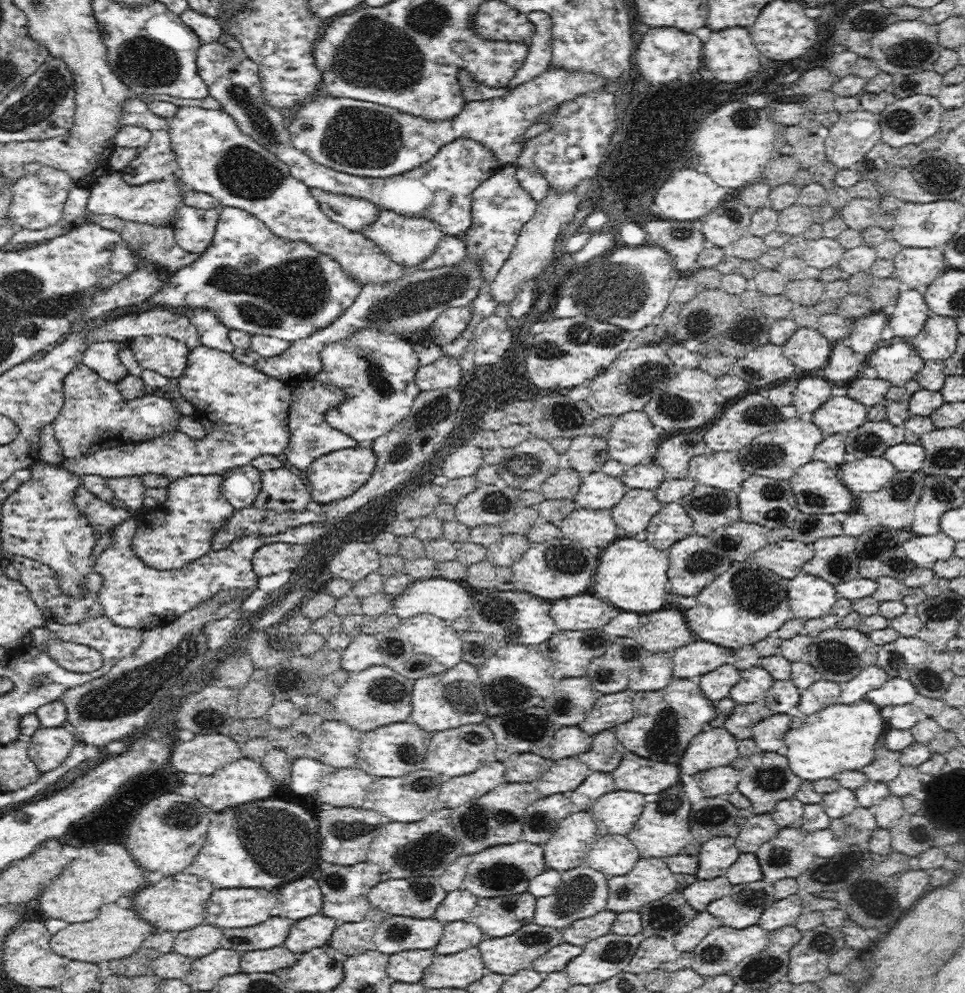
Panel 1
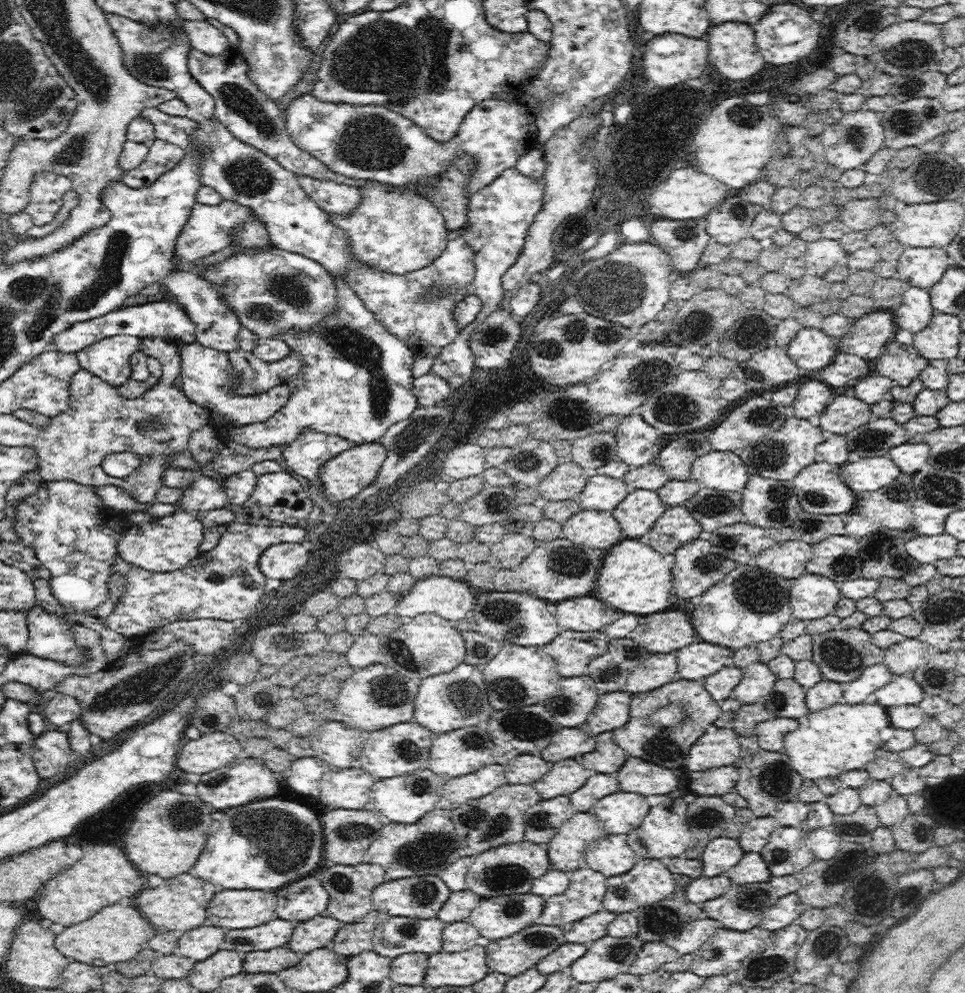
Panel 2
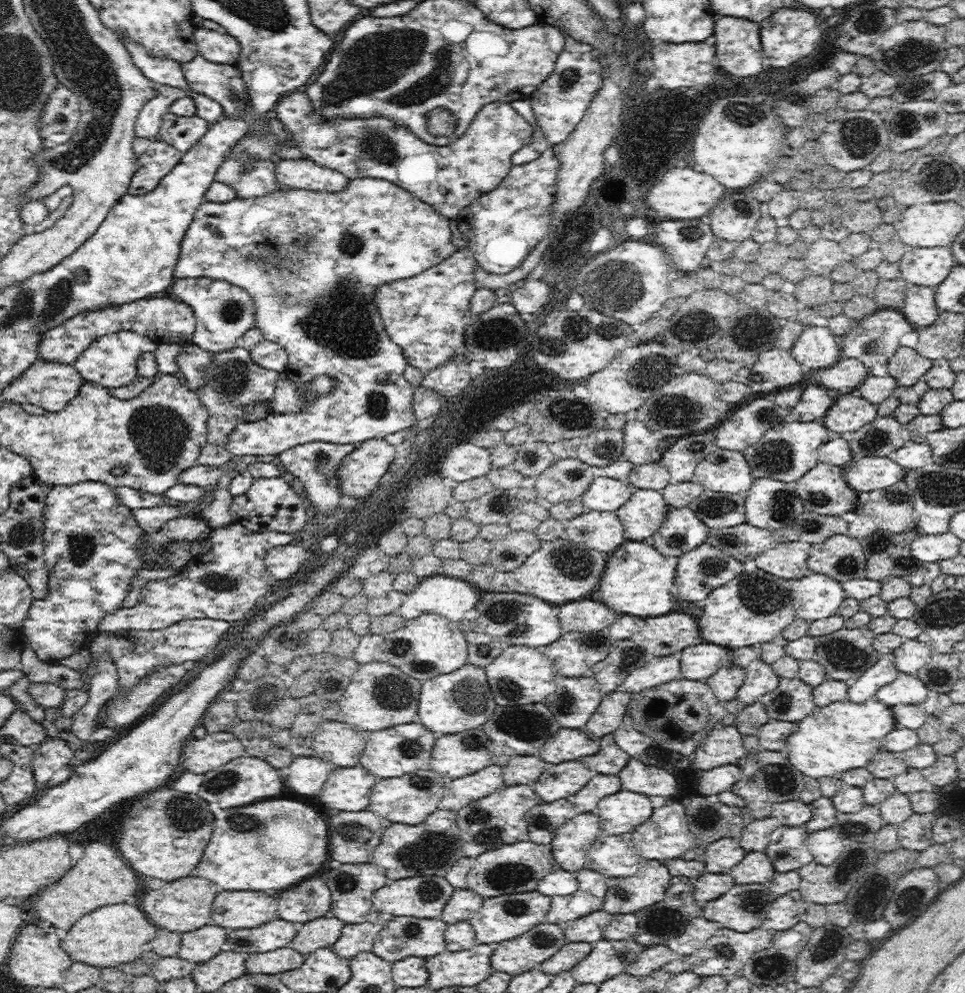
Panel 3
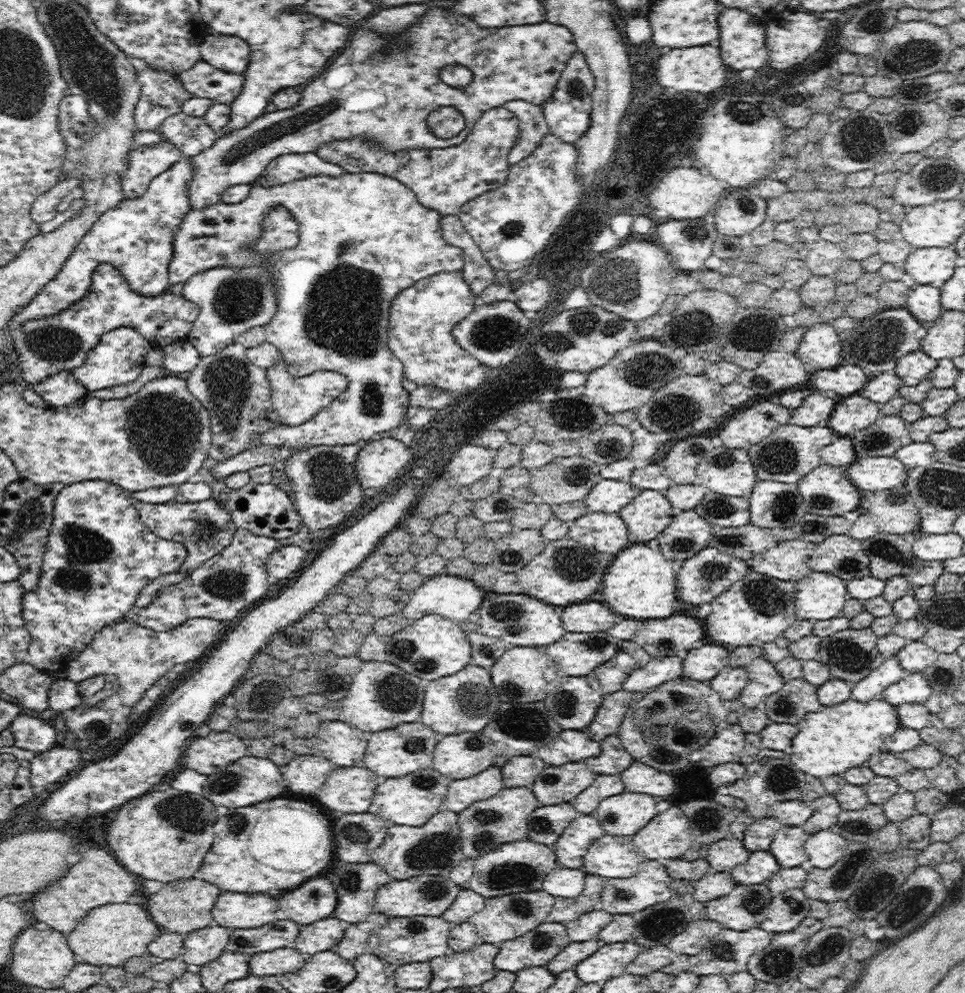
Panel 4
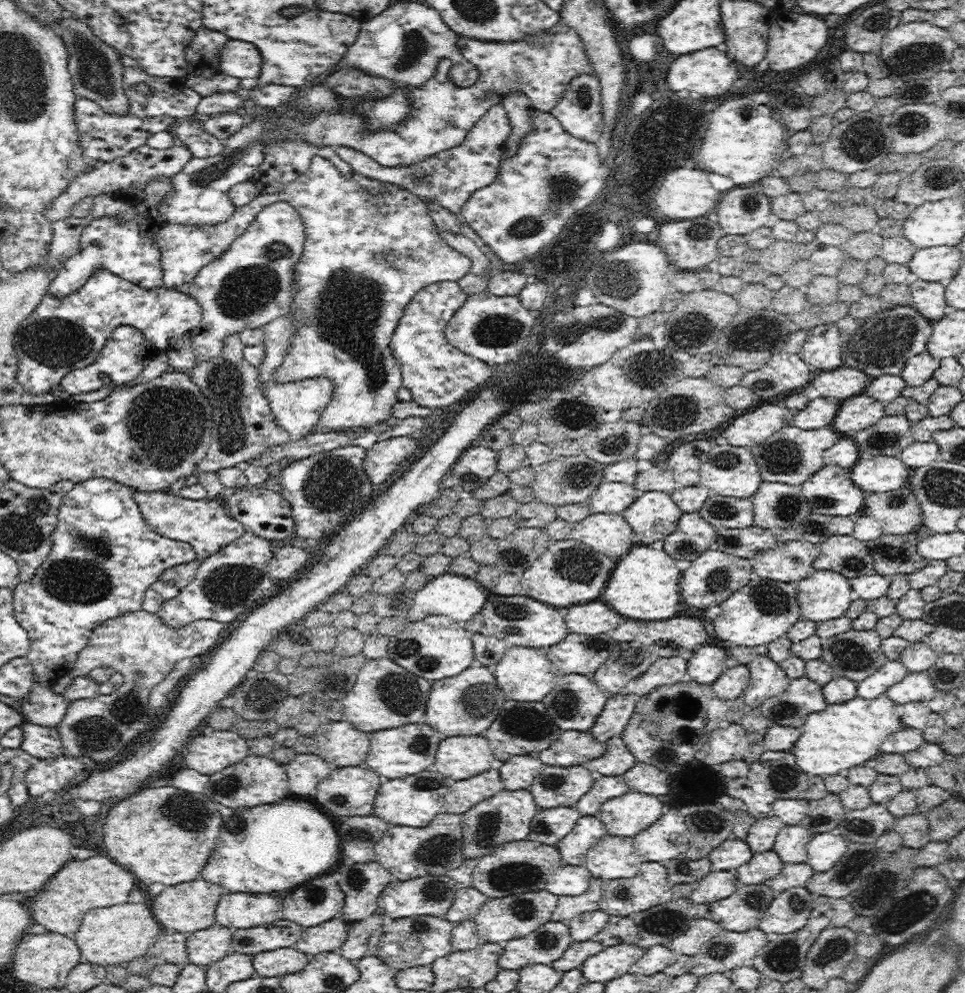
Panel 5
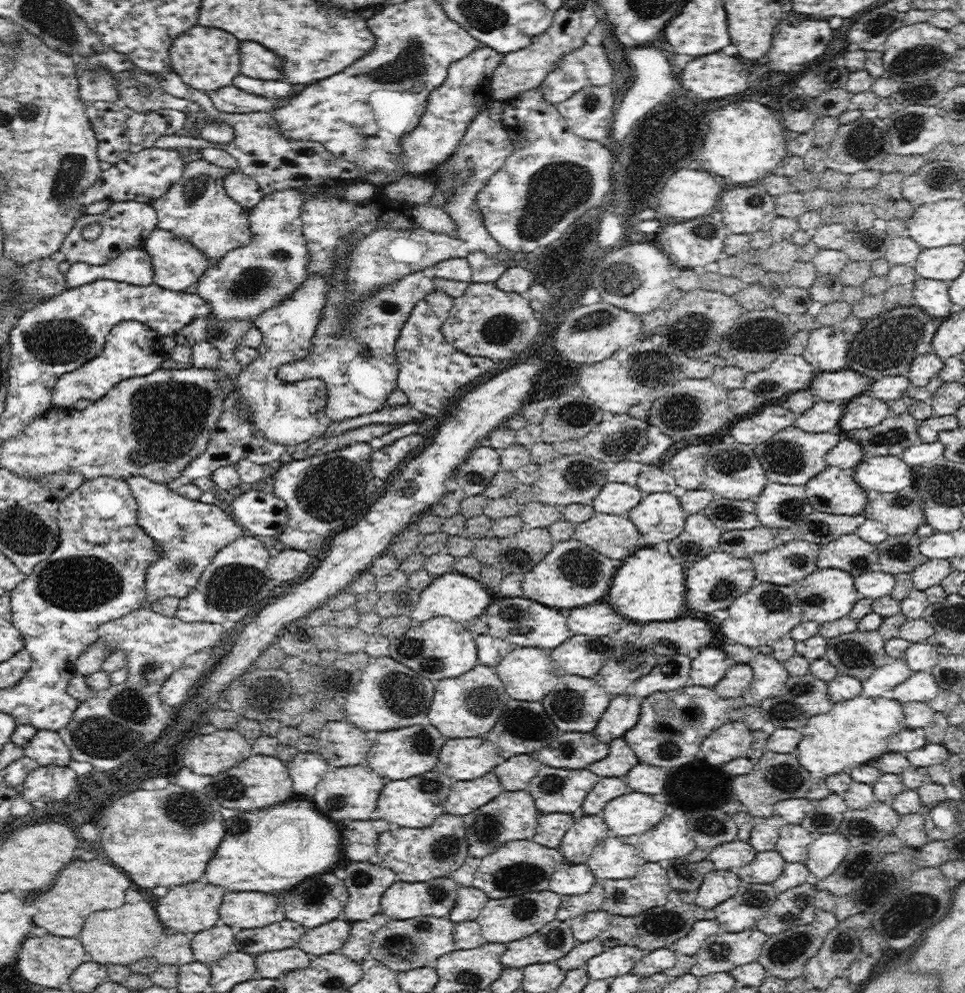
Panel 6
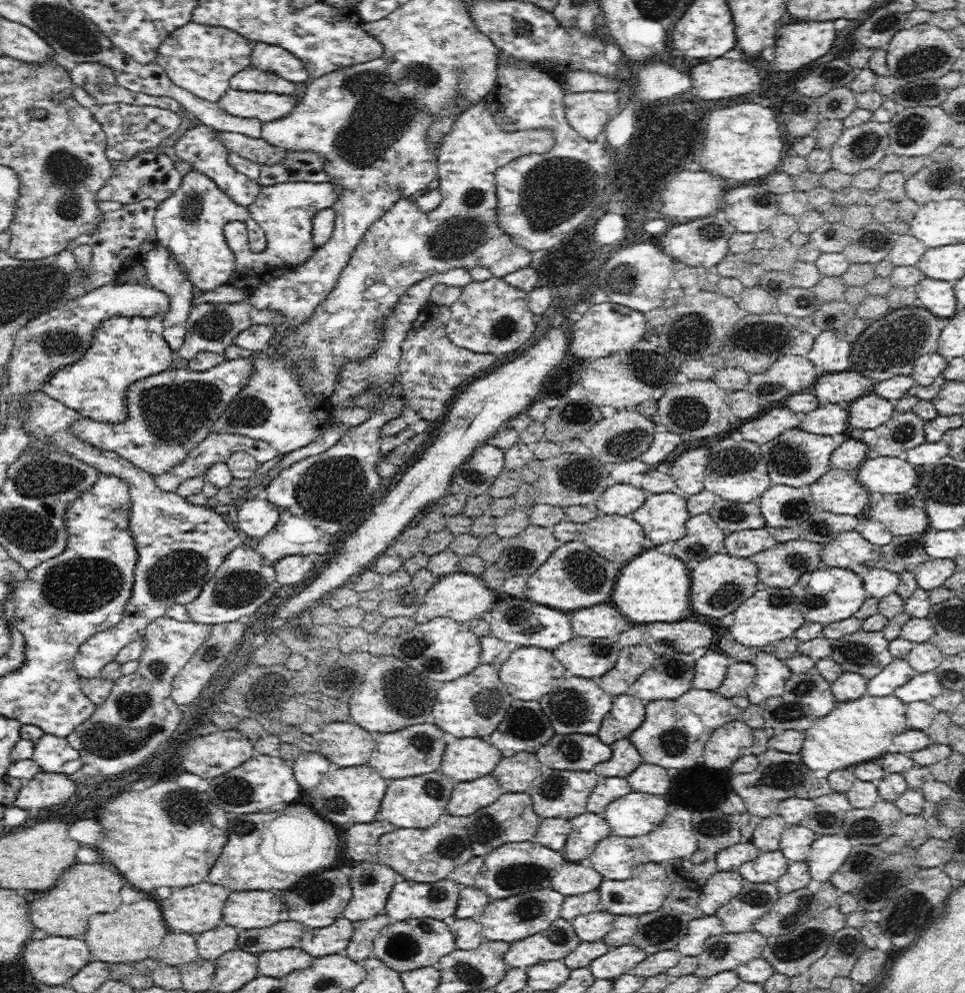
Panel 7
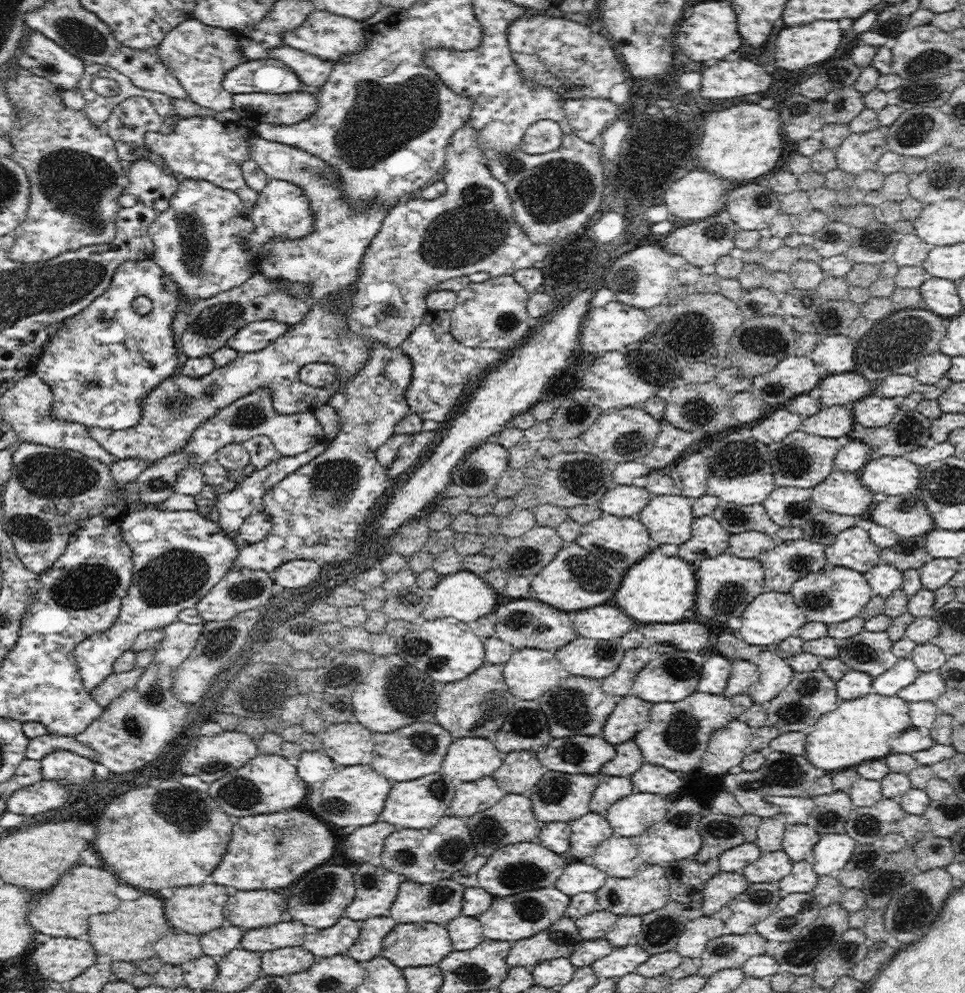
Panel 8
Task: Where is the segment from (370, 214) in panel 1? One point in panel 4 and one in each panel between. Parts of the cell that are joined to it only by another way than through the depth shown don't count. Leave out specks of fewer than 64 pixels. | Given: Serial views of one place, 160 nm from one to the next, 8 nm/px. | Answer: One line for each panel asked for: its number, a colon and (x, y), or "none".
2: (331, 197)
3: (303, 174)
4: (286, 168)

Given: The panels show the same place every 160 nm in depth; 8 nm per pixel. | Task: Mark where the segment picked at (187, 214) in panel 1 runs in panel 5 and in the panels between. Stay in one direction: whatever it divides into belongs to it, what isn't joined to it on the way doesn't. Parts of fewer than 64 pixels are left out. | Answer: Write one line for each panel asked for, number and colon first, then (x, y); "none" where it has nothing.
2: (207, 231)
3: (317, 301)
4: (363, 238)
5: (369, 246)

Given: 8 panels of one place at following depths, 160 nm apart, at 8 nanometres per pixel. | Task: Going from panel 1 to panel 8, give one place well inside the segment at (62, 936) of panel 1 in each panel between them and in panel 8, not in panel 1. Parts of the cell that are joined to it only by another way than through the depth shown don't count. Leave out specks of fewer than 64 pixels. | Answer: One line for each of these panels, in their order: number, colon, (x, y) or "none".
2: (116, 932)
3: (118, 933)
4: (109, 935)
5: (107, 936)
6: (125, 935)
7: (127, 935)
8: (129, 933)

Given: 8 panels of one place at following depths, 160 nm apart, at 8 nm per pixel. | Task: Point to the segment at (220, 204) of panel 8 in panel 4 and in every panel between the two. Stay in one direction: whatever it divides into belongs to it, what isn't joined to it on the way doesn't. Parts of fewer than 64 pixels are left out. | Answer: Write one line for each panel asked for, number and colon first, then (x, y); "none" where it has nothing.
4: (382, 88)
5: (541, 66)
6: (197, 208)
7: (189, 223)

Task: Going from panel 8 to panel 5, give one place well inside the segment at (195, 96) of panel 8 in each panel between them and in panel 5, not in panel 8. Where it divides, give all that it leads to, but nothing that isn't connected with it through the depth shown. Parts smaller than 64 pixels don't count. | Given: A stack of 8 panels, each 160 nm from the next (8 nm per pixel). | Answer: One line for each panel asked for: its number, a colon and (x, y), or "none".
5: (202, 56)
6: (207, 58)
7: (200, 58)

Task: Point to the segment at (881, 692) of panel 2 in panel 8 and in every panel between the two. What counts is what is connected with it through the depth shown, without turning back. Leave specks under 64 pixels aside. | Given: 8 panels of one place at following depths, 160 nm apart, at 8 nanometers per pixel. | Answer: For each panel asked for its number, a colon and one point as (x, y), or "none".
3: (906, 689)
4: (913, 687)
5: (916, 686)
6: (921, 686)
7: (926, 686)
8: (929, 686)

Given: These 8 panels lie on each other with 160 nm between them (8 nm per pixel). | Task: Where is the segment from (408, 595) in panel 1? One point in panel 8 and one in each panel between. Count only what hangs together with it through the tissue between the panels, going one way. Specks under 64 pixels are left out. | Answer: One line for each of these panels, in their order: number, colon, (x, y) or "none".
2: (452, 599)
3: (450, 597)
4: (454, 597)
5: (460, 598)
6: (462, 598)
7: (462, 596)
8: (465, 596)

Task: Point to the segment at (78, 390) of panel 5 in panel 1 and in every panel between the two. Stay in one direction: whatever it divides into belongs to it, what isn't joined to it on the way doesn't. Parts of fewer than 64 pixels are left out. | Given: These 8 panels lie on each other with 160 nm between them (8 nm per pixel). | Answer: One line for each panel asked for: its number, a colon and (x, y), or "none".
1: (103, 357)
2: (109, 358)
3: (110, 361)
4: (119, 357)

